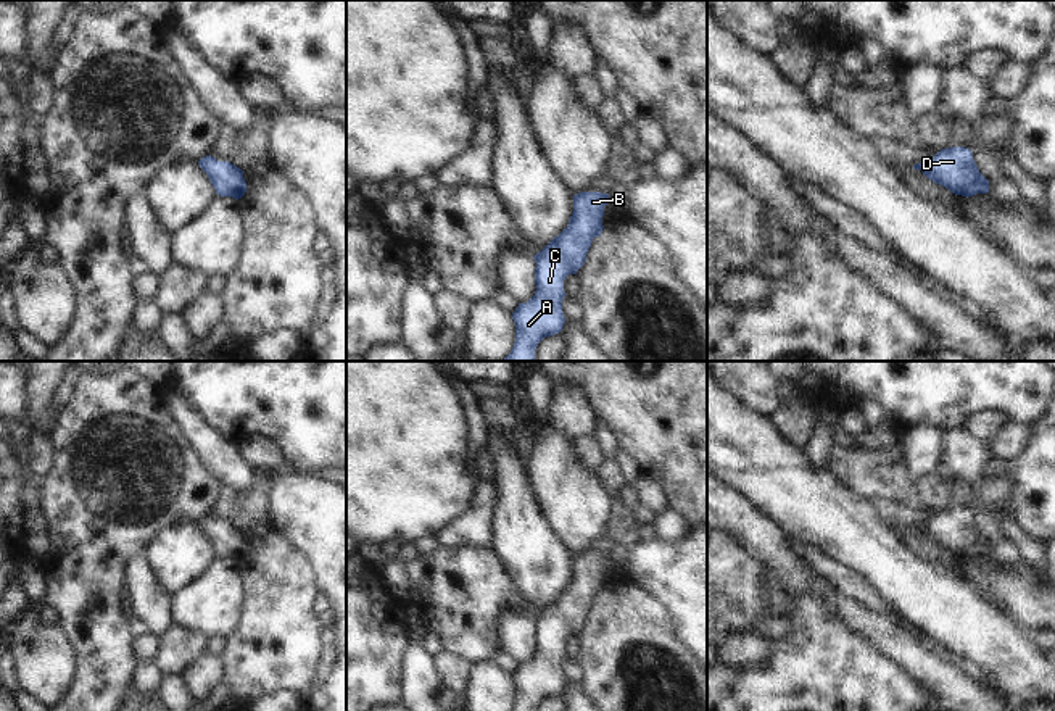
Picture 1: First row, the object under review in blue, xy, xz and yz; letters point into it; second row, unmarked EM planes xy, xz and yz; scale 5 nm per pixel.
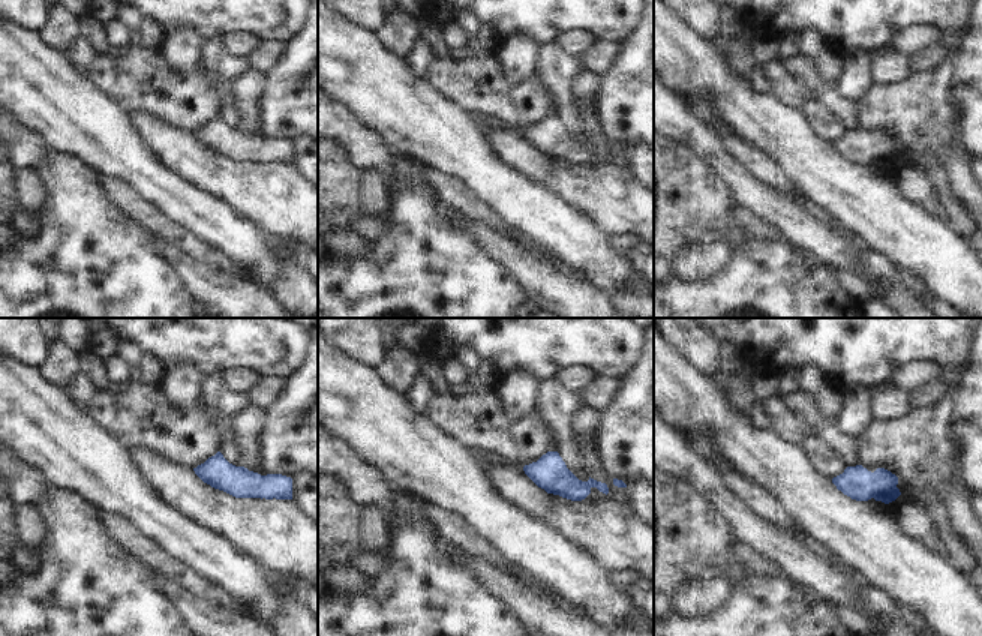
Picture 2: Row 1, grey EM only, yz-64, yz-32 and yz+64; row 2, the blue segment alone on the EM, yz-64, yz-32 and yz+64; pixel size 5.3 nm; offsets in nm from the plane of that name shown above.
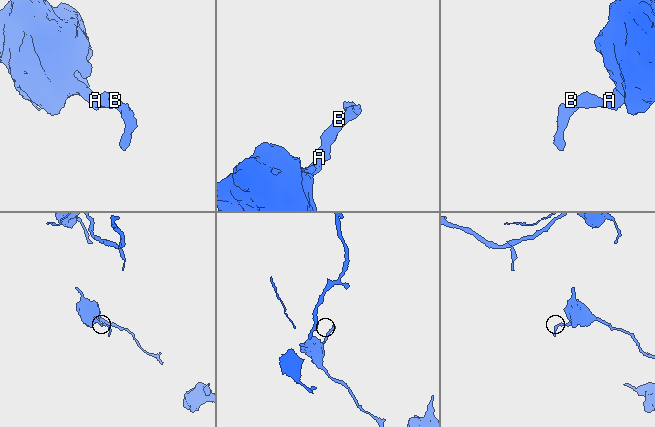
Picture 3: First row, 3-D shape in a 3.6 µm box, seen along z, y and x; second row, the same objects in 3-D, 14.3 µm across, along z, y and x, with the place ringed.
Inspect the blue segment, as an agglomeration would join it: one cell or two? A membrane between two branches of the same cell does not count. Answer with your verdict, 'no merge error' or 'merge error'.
no merge error

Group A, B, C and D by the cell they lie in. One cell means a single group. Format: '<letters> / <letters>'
A B C D

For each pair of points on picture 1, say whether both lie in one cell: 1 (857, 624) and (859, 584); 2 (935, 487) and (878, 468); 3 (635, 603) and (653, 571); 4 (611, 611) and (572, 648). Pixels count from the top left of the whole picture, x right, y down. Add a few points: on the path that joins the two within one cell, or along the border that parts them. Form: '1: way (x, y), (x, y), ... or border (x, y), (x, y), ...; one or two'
1: border (827, 581), (862, 602), (872, 611), (889, 618); two
2: way (920, 489), (902, 489), (893, 481); one
3: border (630, 581), (641, 586), (669, 616); two
4: border (577, 636), (579, 653), (575, 658); two

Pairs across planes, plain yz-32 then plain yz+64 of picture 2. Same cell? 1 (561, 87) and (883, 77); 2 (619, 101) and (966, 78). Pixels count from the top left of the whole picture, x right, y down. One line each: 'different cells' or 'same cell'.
1: same cell
2: same cell

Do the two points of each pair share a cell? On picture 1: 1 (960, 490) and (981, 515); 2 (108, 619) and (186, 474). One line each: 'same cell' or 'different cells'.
1: different cells
2: same cell

